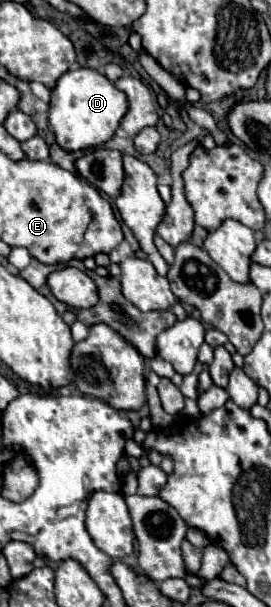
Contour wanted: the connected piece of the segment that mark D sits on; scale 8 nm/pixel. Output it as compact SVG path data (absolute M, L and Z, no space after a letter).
M79 67L75 71L63 73L57 85L51 89L49 127L63 151L85 151L103 145L113 137L121 117L125 115L125 109L125 93L121 93L105 75L87 67Z

